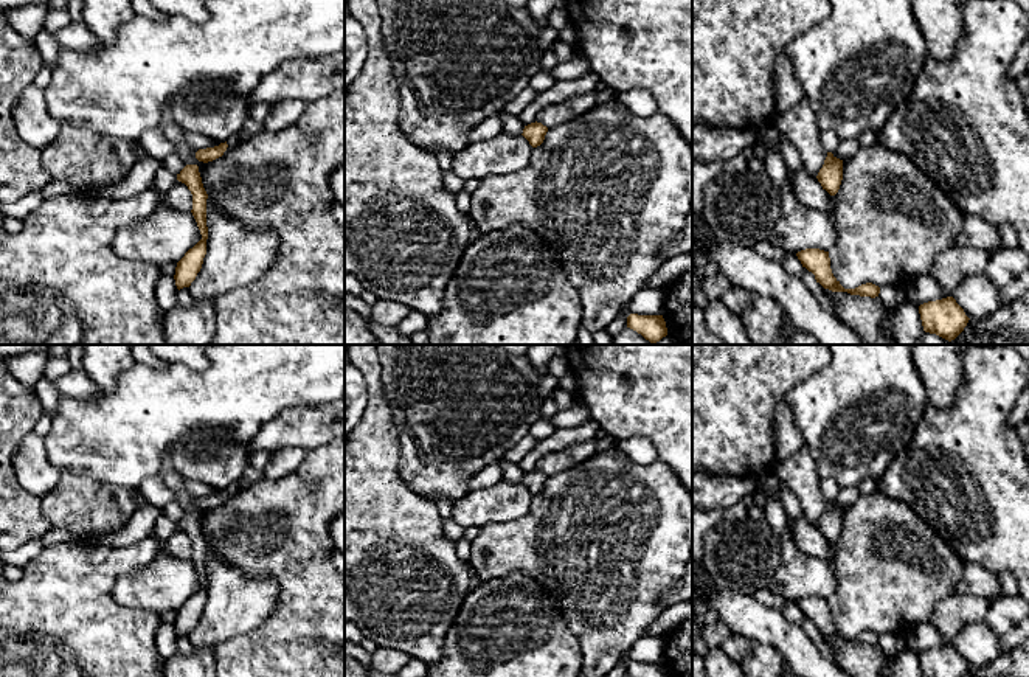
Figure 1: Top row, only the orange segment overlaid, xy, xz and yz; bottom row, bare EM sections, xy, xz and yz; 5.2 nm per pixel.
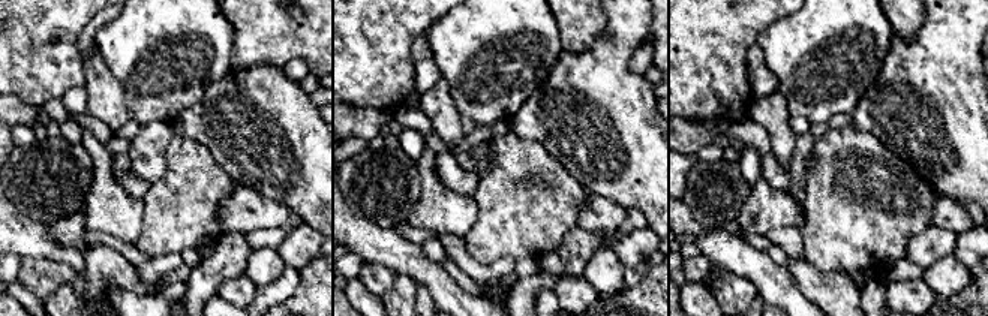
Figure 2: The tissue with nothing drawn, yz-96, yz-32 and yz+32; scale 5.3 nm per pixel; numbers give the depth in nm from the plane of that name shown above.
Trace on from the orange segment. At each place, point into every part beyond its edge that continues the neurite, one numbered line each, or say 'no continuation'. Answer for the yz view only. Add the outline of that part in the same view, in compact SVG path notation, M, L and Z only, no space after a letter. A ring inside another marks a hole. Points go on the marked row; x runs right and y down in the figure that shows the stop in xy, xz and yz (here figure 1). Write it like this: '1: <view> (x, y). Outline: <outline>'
no continuation

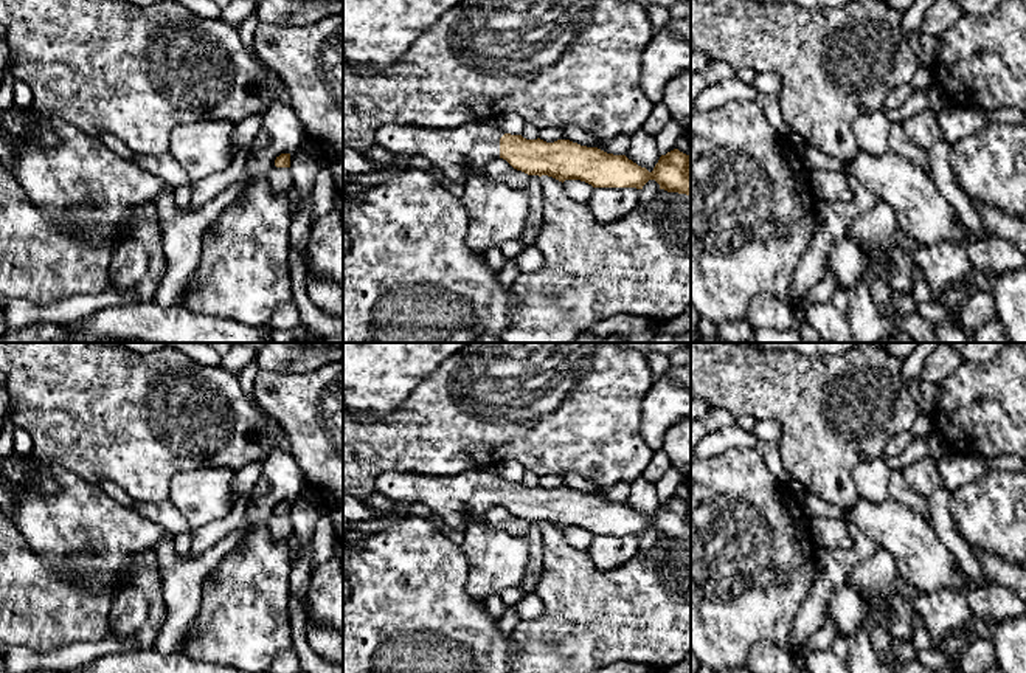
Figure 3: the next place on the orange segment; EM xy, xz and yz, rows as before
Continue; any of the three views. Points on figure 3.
1: xz (460, 152). Outline: M495 119L442 130L383 124L376 132L376 144L400 157L422 155L449 180L463 185L470 175L486 174L487 161L500 157L503 135Z

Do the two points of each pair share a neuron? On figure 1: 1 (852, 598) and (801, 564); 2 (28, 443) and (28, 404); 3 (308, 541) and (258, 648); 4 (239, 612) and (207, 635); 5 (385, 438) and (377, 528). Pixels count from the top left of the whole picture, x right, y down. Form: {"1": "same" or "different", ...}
{"1": "different", "2": "different", "3": "same", "4": "same", "5": "same"}

